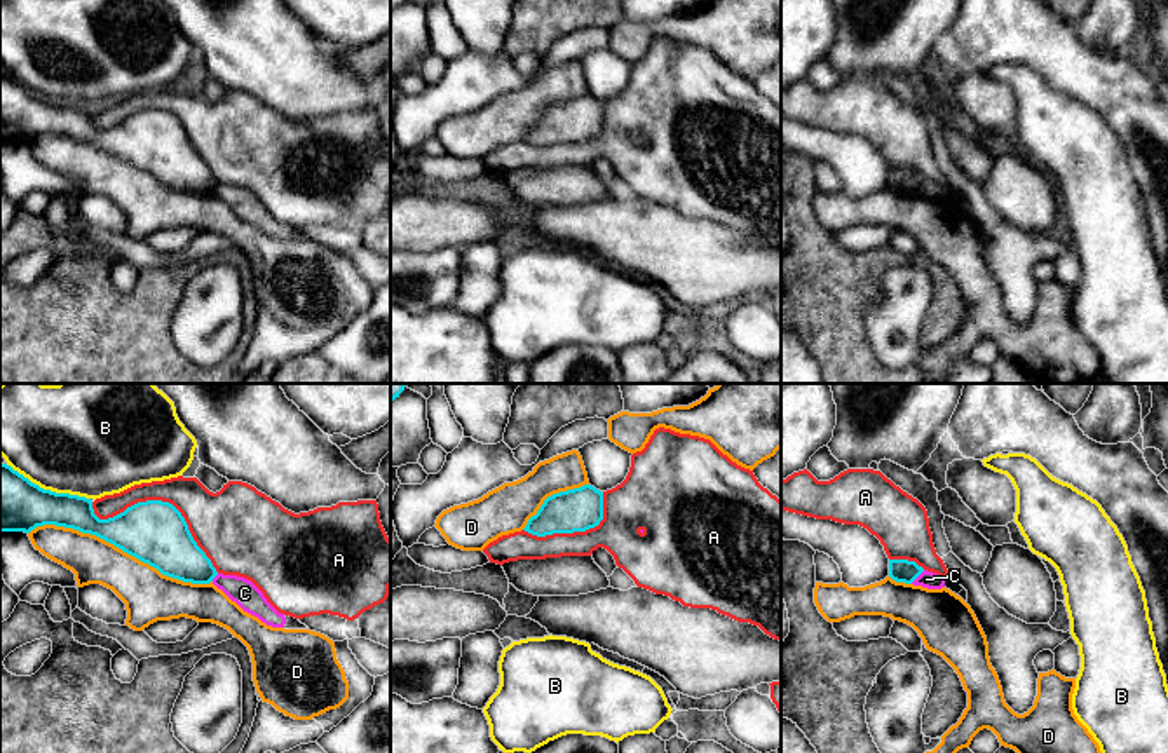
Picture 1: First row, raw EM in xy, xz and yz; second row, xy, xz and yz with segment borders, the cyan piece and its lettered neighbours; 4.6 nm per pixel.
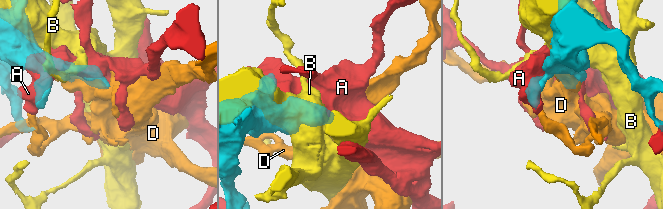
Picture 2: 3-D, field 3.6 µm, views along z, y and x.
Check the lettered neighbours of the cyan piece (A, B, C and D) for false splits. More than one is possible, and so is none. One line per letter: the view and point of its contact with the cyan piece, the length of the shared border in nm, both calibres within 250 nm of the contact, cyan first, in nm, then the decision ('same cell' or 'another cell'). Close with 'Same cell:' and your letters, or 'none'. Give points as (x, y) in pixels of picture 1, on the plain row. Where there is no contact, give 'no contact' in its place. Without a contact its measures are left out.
A: contact xy (161, 110); length 650 nm; calibres 280 and 240 nm; another cell
B: contact xy (47, 100); length 420 nm; calibres 300 and 480 nm; another cell
C: contact yz (917, 185); length 90 nm; calibres 110 and 80 nm; another cell
D: contact xy (121, 157); length 900 nm; calibres 280 and 220 nm; another cell
Same cell: none

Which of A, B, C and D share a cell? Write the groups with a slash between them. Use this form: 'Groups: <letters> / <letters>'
Groups: A / B / C / D

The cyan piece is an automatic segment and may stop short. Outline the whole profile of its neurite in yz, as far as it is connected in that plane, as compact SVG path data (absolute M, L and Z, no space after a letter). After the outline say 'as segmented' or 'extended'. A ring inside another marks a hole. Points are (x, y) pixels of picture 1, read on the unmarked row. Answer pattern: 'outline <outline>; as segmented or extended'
outline M889 169L889 187L896 192L912 193L924 181L915 171Z; as segmented

